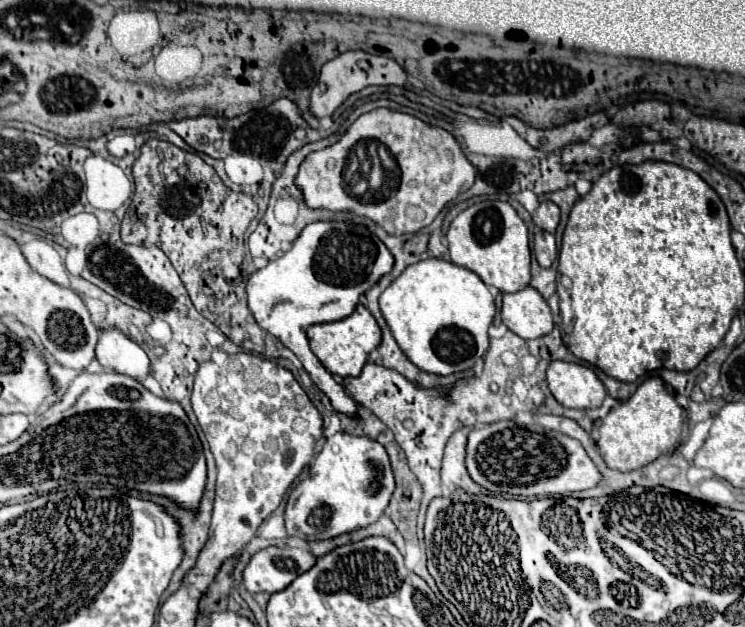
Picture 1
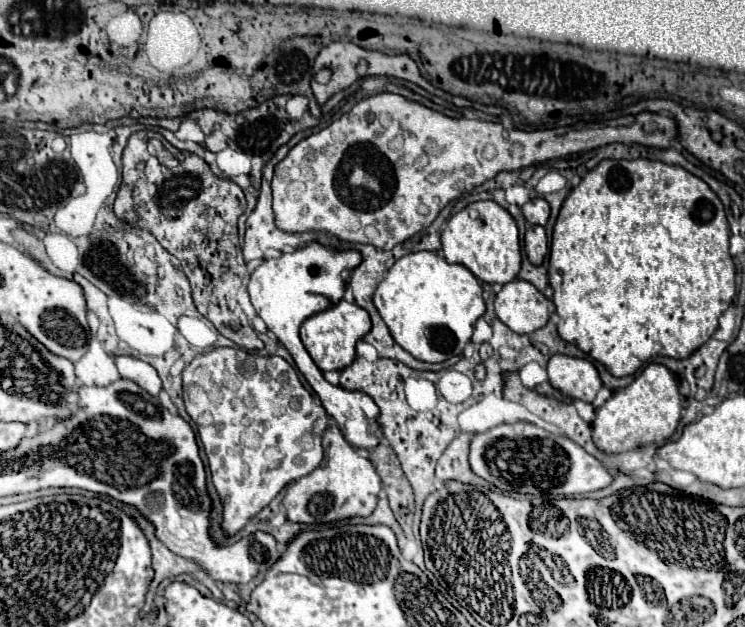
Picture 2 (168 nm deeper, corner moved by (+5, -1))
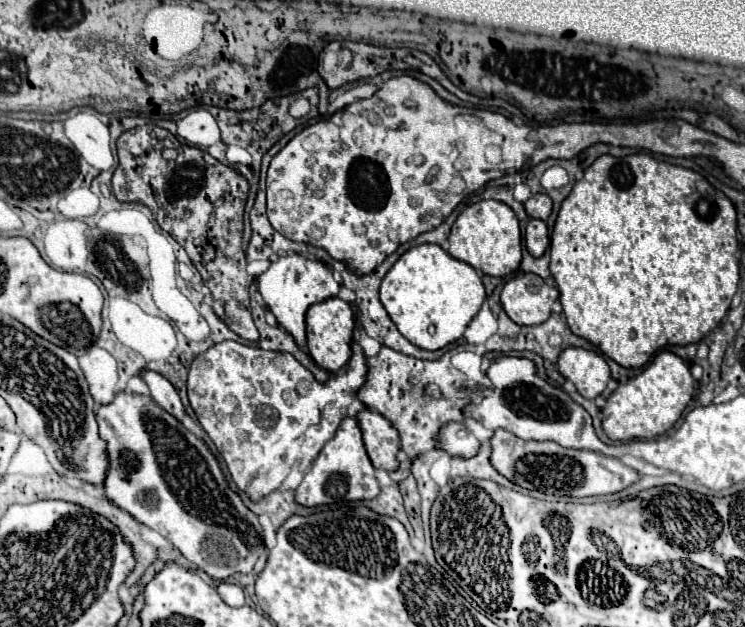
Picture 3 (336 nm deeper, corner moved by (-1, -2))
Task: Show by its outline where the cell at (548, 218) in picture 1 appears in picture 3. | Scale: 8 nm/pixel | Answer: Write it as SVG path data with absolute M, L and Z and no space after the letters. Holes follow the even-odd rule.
M537 193L525 201L525 211L529 217L535 219L547 219L551 215L551 197L547 193Z

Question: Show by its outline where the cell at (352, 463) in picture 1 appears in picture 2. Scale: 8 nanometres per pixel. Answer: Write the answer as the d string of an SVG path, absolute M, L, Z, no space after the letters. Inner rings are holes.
M337 426L325 430L323 436L323 460L321 464L307 476L289 484L283 506L287 520L297 524L329 524L345 518L367 518L379 500L381 478L369 458L363 458L355 452L355 448L343 438Z

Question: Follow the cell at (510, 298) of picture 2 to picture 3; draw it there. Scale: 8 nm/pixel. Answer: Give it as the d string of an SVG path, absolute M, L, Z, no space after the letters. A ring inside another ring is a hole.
M535 273L511 277L501 291L501 305L517 325L539 325L549 319L559 291Z

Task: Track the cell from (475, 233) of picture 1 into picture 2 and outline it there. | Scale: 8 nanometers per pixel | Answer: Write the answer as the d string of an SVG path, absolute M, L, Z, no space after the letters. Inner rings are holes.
M473 202L461 212L457 212L445 226L441 234L441 244L447 262L463 264L469 268L481 282L487 284L507 284L513 282L521 270L521 244L519 230L513 216L501 208L497 202ZM471 210L479 216L471 218Z

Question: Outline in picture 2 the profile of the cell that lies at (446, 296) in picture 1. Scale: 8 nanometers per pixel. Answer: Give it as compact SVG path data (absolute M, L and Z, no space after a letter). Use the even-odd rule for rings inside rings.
M415 252L399 258L385 280L377 286L373 294L373 304L379 310L383 322L387 324L393 340L407 350L411 356L423 362L445 362L453 356L463 356L465 346L471 342L475 322L485 314L485 300L481 296L483 288L479 280L461 264L449 264L437 252Z

